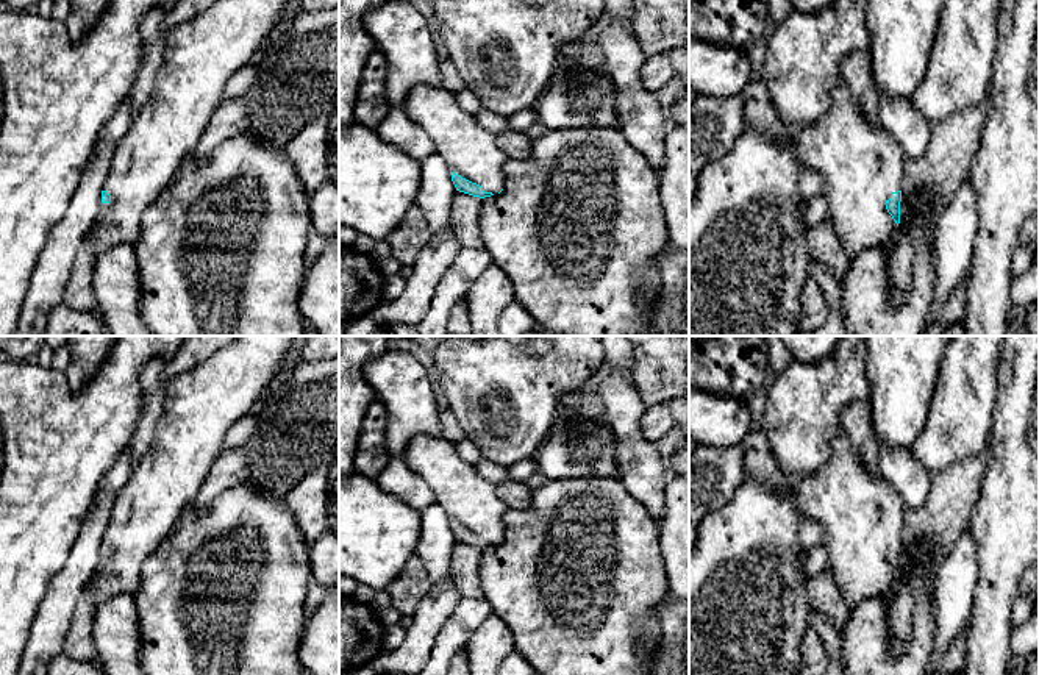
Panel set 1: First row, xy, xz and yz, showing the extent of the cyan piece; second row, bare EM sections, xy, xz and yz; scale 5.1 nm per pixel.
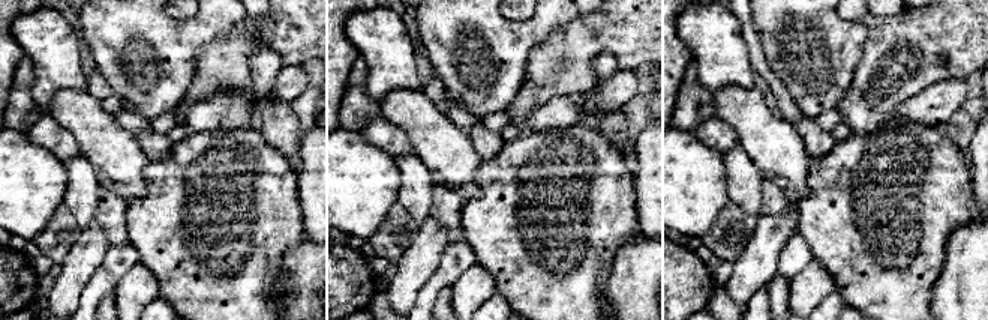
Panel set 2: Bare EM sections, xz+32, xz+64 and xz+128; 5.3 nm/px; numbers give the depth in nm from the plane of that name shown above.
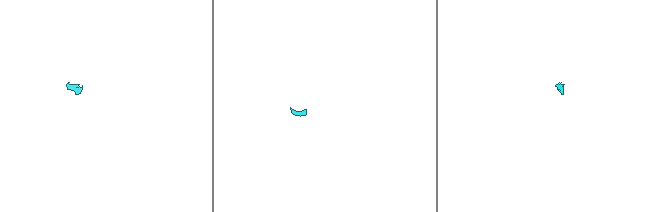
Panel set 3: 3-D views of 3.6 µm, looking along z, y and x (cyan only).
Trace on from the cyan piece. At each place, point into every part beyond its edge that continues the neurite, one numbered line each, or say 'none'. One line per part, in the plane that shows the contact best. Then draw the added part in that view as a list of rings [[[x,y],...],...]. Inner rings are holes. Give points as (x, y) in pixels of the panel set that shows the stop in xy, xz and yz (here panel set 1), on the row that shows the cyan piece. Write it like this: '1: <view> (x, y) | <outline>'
1: xz (469, 150) | [[[417,84],[402,108],[425,130],[450,172],[480,184],[484,192],[503,189],[503,167],[509,156],[497,145],[495,134],[459,106],[456,94],[442,86]]]

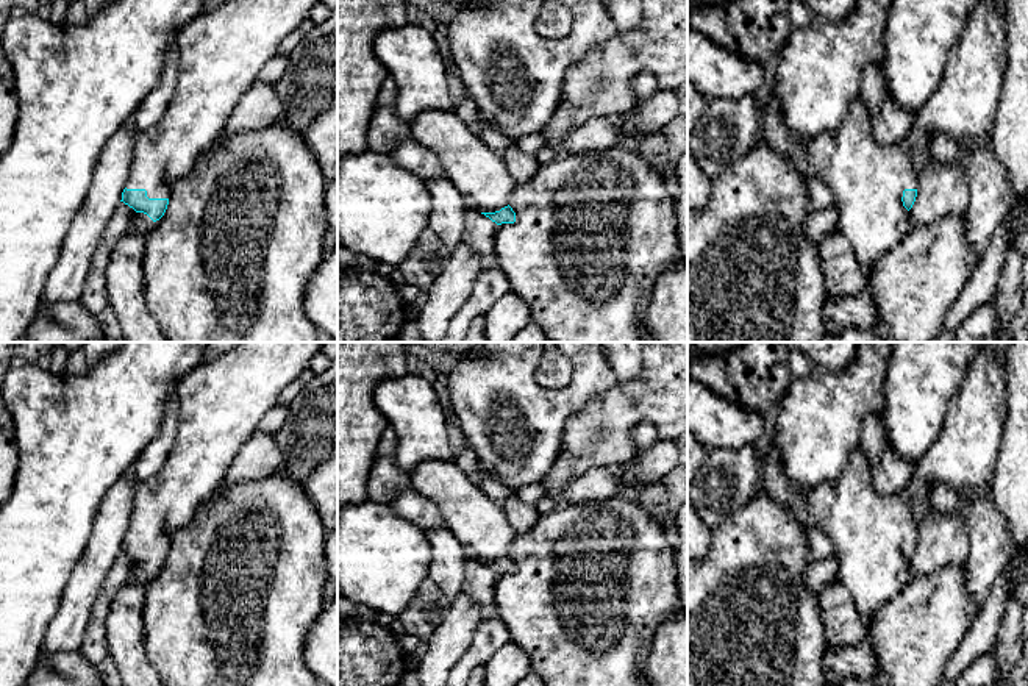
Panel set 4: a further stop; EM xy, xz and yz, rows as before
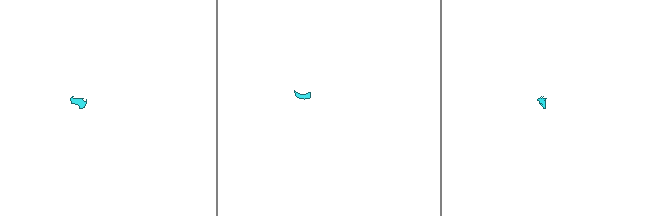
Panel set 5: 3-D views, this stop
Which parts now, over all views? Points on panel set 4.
1: xy (222, 50) | [[[228,0],[187,22],[177,36],[175,94],[161,120],[147,131],[137,131],[125,188],[145,189],[148,198],[169,198],[170,184],[189,175],[197,158],[216,144],[261,69],[277,56],[287,34],[306,28],[308,16],[319,3],[322,0]]]

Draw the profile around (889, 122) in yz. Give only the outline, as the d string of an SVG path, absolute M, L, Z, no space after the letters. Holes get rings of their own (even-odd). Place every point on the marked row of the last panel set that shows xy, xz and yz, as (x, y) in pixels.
M883 63L864 67L859 89L867 103L875 138L883 145L905 139L912 130L914 120L894 102L883 75Z

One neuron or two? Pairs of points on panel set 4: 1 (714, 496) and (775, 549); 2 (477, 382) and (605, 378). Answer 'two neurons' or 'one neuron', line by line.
1: two neurons
2: one neuron

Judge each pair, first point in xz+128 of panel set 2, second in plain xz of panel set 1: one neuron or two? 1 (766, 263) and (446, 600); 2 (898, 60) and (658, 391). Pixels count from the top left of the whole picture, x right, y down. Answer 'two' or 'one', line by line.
1: one
2: one

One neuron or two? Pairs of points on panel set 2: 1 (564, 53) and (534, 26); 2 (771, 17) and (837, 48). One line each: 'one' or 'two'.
1: two
2: one

